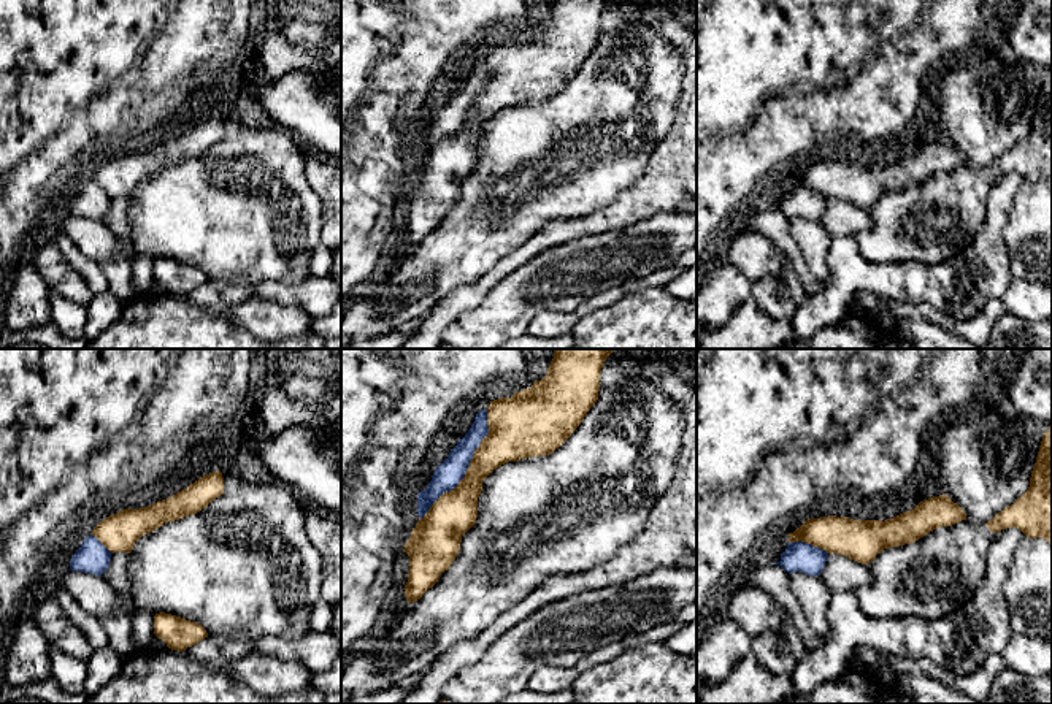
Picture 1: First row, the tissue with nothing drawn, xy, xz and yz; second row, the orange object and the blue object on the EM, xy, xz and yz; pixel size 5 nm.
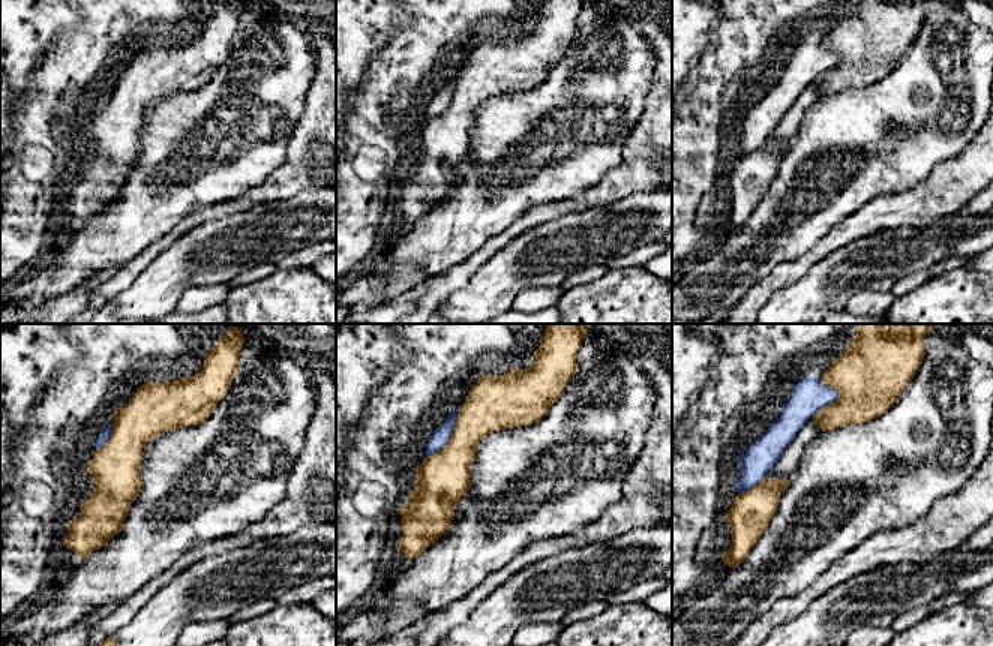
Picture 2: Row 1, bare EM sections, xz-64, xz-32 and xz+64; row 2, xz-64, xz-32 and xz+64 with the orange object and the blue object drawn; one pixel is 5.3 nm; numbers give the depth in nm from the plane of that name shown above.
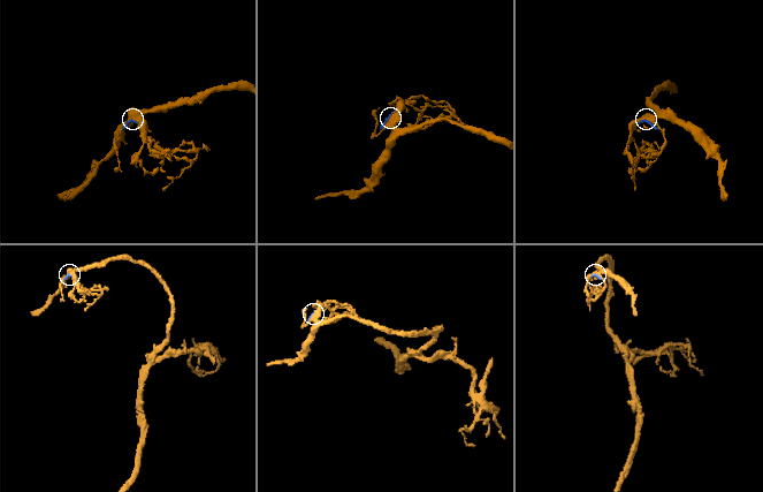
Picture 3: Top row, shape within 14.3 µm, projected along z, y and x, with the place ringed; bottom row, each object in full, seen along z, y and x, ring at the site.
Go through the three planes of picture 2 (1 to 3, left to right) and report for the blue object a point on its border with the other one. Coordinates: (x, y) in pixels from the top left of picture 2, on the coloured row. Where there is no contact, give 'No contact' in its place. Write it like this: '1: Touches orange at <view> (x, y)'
1: Touches orange at xz-64 (110, 436)
2: Touches orange at xz-32 (452, 435)
3: Touches orange at xz+64 (839, 397)

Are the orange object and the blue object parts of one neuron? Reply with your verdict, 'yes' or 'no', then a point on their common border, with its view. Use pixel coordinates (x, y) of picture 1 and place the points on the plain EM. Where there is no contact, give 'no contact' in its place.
no; meets orange in xz at (468, 111)

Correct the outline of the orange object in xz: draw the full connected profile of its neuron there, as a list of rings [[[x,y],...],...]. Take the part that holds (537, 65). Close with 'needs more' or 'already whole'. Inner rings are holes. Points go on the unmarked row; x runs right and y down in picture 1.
[[[554,0],[547,19],[541,25],[533,27],[530,33],[516,36],[511,43],[490,46],[487,52],[489,78],[474,95],[465,122],[454,135],[443,138],[432,149],[405,189],[403,197],[409,201],[408,227],[403,233],[408,249],[420,244],[451,212],[460,195],[462,181],[476,168],[482,125],[508,106],[552,98],[581,70],[598,44],[600,19],[608,2]]]; already whole

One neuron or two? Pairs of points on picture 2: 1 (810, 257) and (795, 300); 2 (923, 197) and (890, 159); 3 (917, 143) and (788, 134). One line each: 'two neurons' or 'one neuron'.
1: two neurons
2: two neurons
3: two neurons

